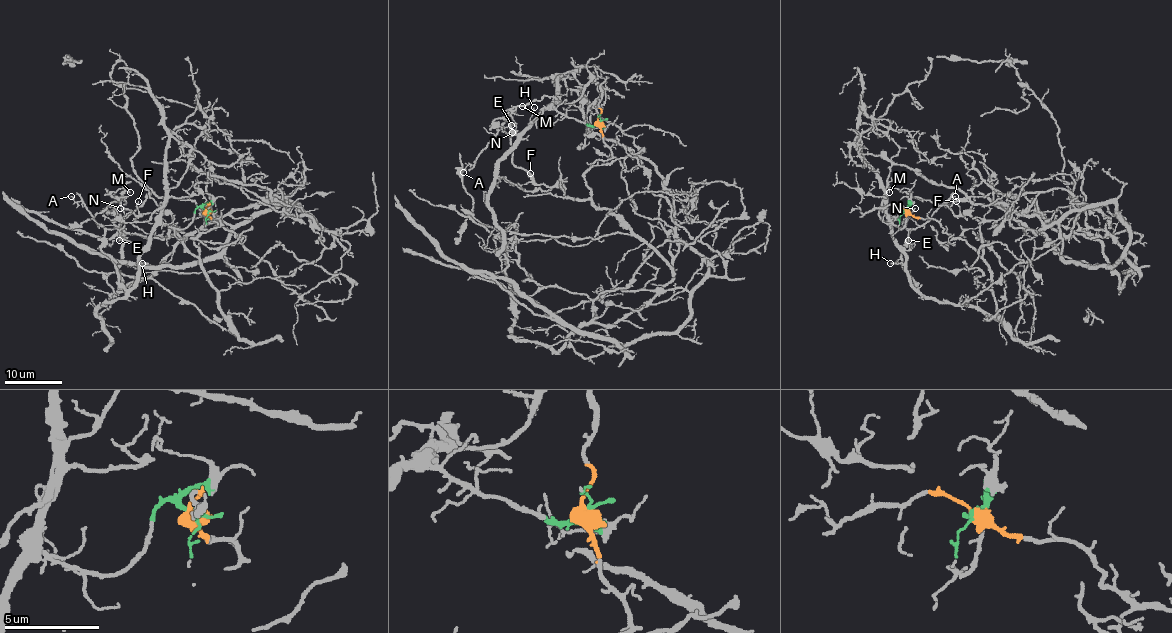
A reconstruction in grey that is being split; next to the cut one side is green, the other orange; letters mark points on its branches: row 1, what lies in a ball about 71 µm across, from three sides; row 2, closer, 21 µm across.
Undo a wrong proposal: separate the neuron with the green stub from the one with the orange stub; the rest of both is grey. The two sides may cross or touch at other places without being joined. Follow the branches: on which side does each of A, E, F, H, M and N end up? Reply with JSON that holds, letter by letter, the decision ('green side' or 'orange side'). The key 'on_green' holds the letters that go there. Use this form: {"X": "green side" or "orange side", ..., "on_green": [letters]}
{"A": "green side", "E": "green side", "F": "orange side", "H": "green side", "M": "orange side", "N": "green side", "on_green": ["A", "E", "H", "N"]}

